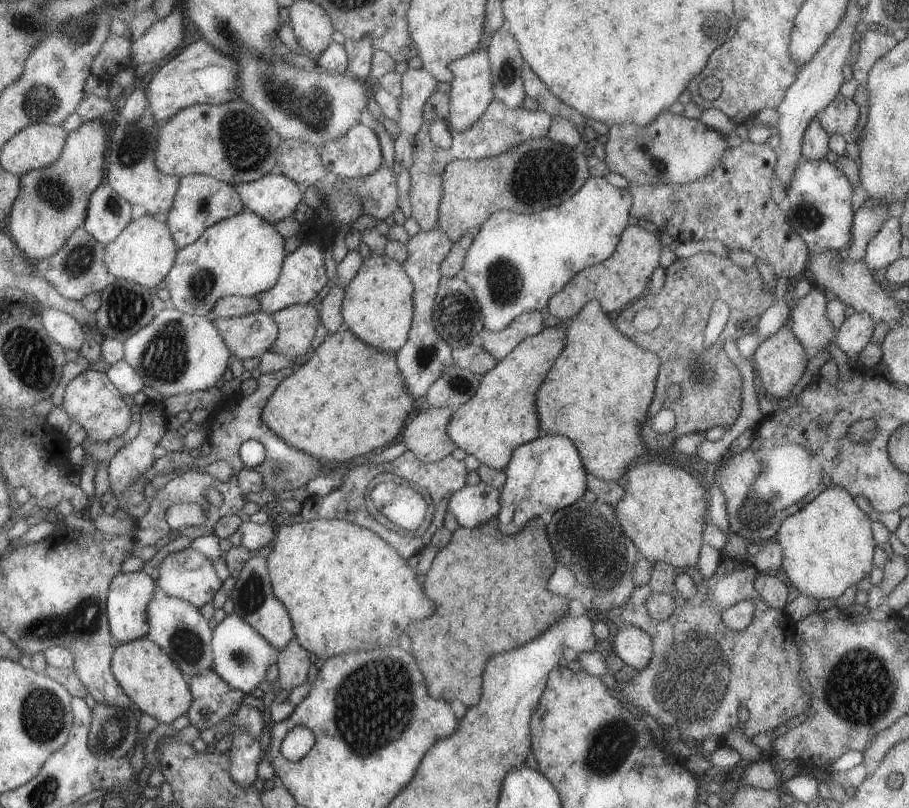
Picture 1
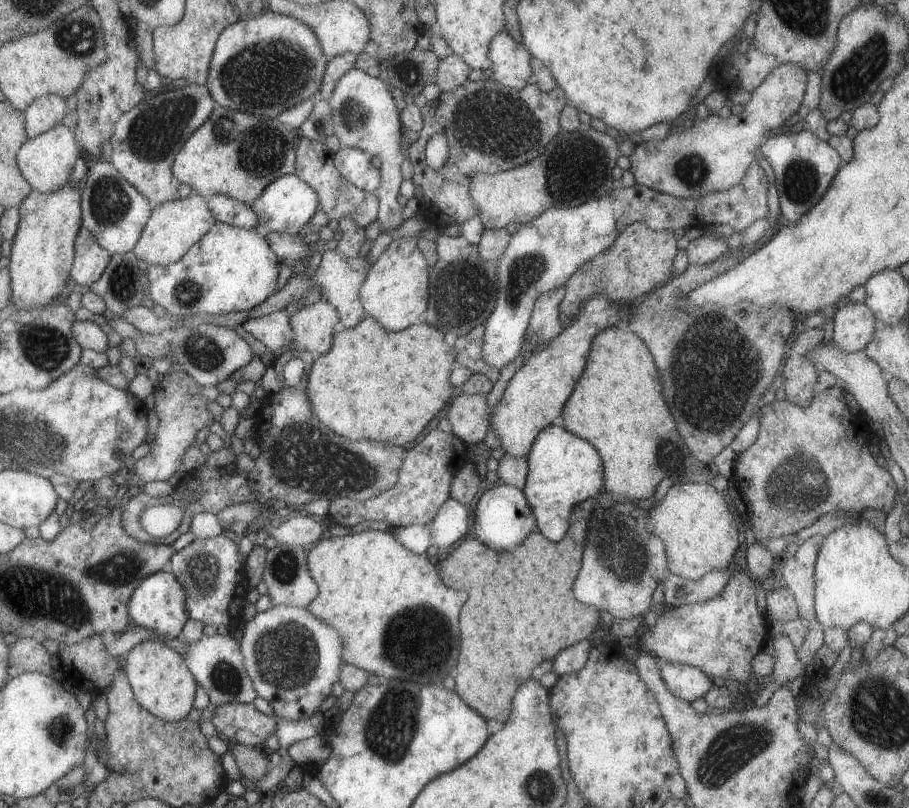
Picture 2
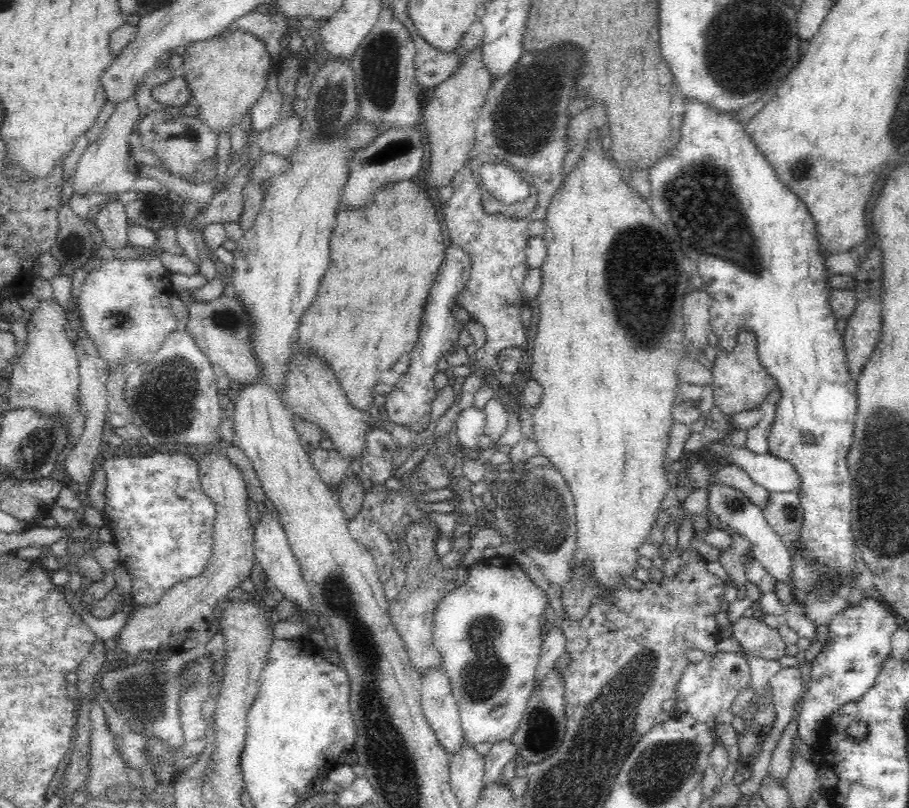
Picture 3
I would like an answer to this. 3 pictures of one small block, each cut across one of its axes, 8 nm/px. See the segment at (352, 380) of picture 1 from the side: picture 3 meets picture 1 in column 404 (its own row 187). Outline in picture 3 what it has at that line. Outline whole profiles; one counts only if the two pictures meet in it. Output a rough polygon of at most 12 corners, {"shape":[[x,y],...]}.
{"shape":[[414,179],[337,210],[296,350],[370,412],[445,258]]}

